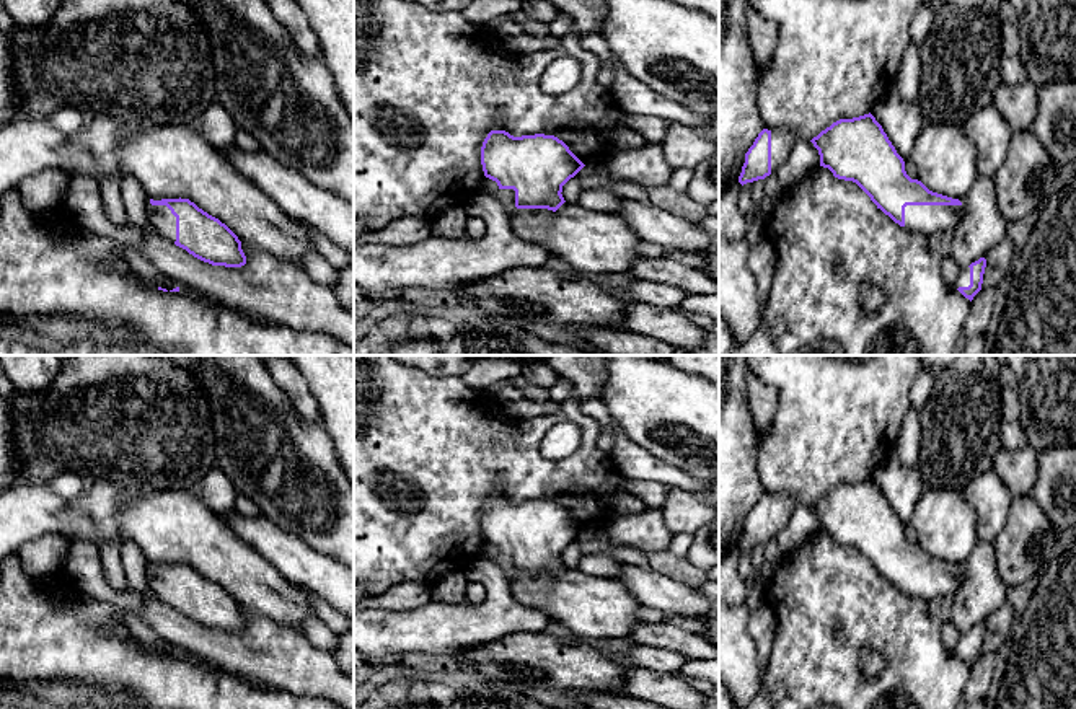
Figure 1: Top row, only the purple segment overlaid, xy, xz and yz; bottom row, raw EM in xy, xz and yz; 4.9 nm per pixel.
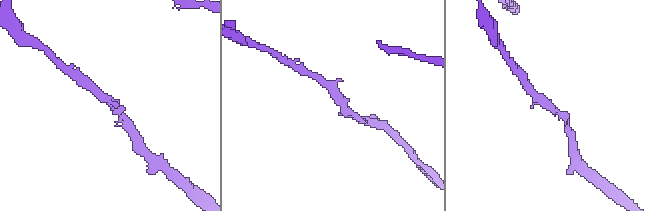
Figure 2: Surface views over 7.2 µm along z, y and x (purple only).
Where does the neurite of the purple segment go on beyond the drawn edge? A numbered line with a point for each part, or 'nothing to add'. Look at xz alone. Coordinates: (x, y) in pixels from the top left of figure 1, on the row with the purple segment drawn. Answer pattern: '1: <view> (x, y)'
1: xz (504, 196)

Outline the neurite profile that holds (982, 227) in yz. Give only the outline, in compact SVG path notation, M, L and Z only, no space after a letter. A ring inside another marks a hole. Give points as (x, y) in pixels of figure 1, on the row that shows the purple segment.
M978 174L960 202L965 214L950 233L950 256L965 269L1008 238L1008 222L999 210L994 176Z

